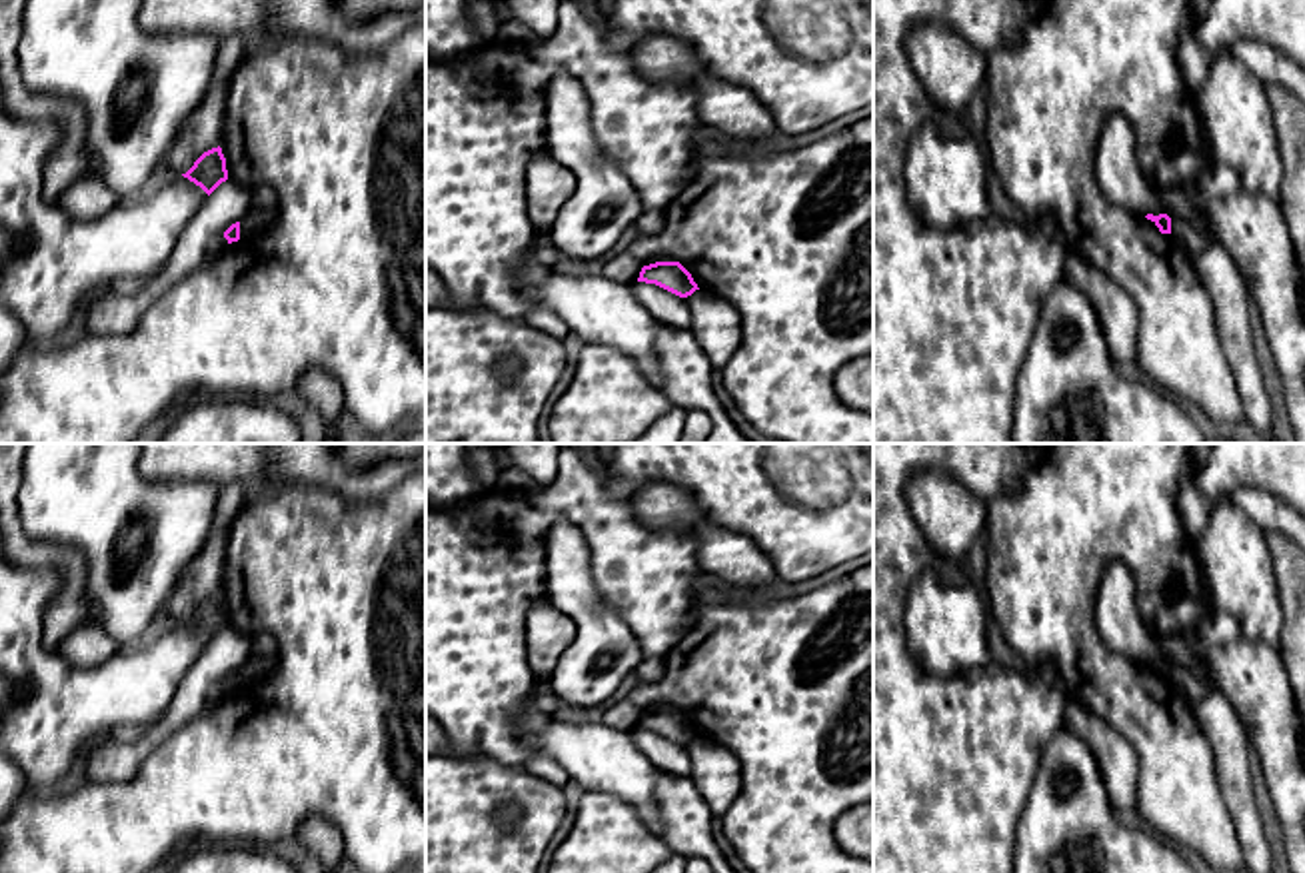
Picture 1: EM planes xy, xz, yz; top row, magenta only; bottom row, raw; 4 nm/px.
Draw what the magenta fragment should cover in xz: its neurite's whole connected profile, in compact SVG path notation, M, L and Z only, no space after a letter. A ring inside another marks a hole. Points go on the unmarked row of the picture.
M655 709L644 713L638 729L655 731L679 745L687 745L699 737L691 721L679 709Z

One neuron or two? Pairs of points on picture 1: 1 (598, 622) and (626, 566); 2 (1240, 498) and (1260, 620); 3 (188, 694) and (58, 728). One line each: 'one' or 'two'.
1: two
2: two
3: two

